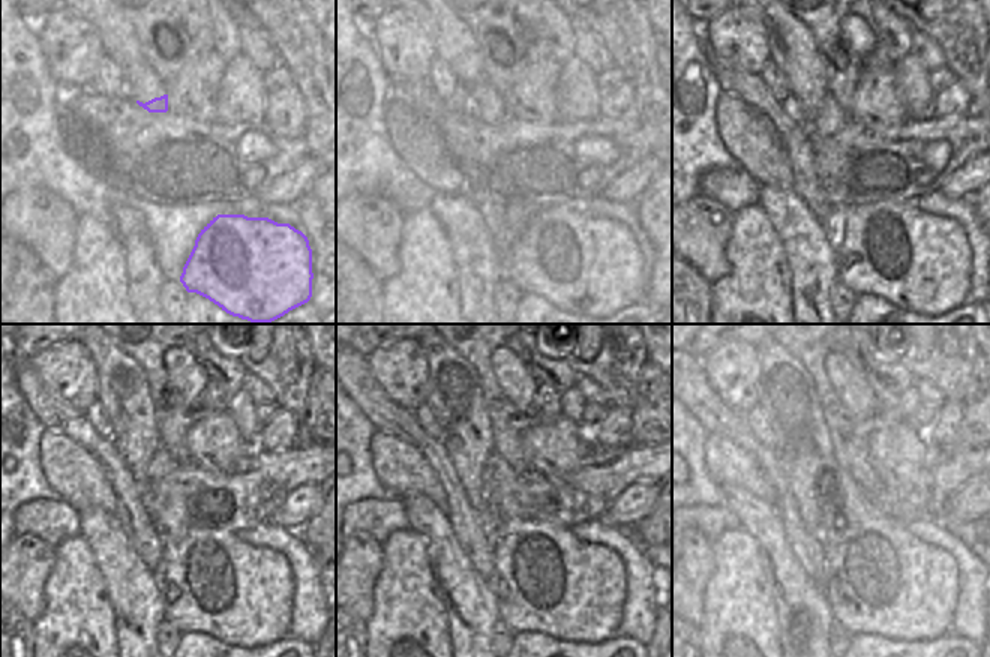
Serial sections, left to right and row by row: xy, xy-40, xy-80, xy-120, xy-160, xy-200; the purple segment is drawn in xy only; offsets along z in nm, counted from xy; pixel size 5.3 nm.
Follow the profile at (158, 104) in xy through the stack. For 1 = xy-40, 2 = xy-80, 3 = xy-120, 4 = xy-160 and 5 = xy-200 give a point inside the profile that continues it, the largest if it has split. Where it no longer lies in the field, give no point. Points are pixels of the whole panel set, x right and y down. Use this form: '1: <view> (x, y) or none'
1: xy-40 (492, 111)
2: xy-80 (830, 119)
3: xy-120 (161, 464)
4: xy-160 (545, 579)
5: xy-200 (879, 579)

